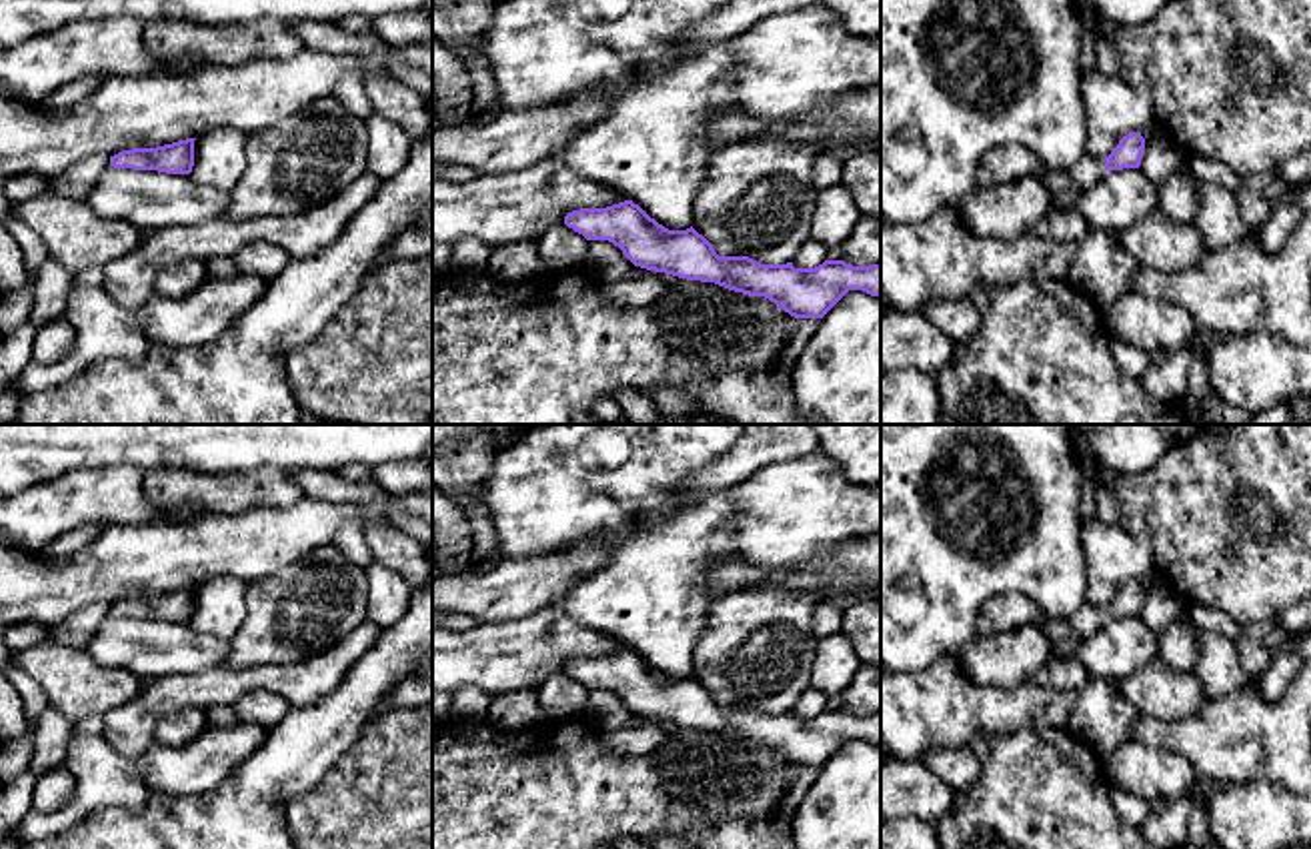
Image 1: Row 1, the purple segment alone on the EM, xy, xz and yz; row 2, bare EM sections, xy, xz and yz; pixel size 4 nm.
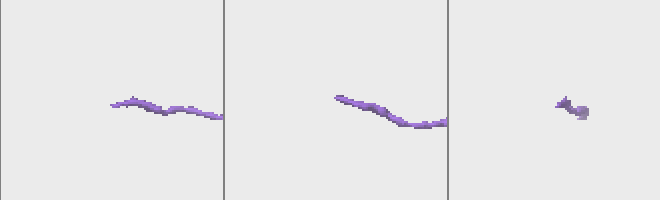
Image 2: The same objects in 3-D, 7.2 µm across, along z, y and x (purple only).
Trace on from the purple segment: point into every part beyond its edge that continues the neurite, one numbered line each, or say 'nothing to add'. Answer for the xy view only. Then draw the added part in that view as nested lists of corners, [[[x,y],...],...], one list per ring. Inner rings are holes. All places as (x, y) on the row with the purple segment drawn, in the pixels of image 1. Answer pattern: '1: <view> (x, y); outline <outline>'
nothing to add

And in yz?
1: yz (1065, 187); outline [[[1085,154],[1069,170],[1041,170],[1041,180],[1051,192],[1053,208],[1069,210],[1105,172],[1105,162]]]

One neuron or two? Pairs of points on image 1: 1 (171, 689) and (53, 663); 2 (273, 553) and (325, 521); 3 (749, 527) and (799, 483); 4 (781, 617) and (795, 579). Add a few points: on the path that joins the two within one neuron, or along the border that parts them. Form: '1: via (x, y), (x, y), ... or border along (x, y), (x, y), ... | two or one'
1: border along (145, 683), (133, 697), (107, 713) | two
2: via (285, 541), (301, 527), (313, 523) | one
3: via (761, 521), (787, 495) | one
4: border along (743, 589), (783, 585), (813, 591), (821, 599) | two

